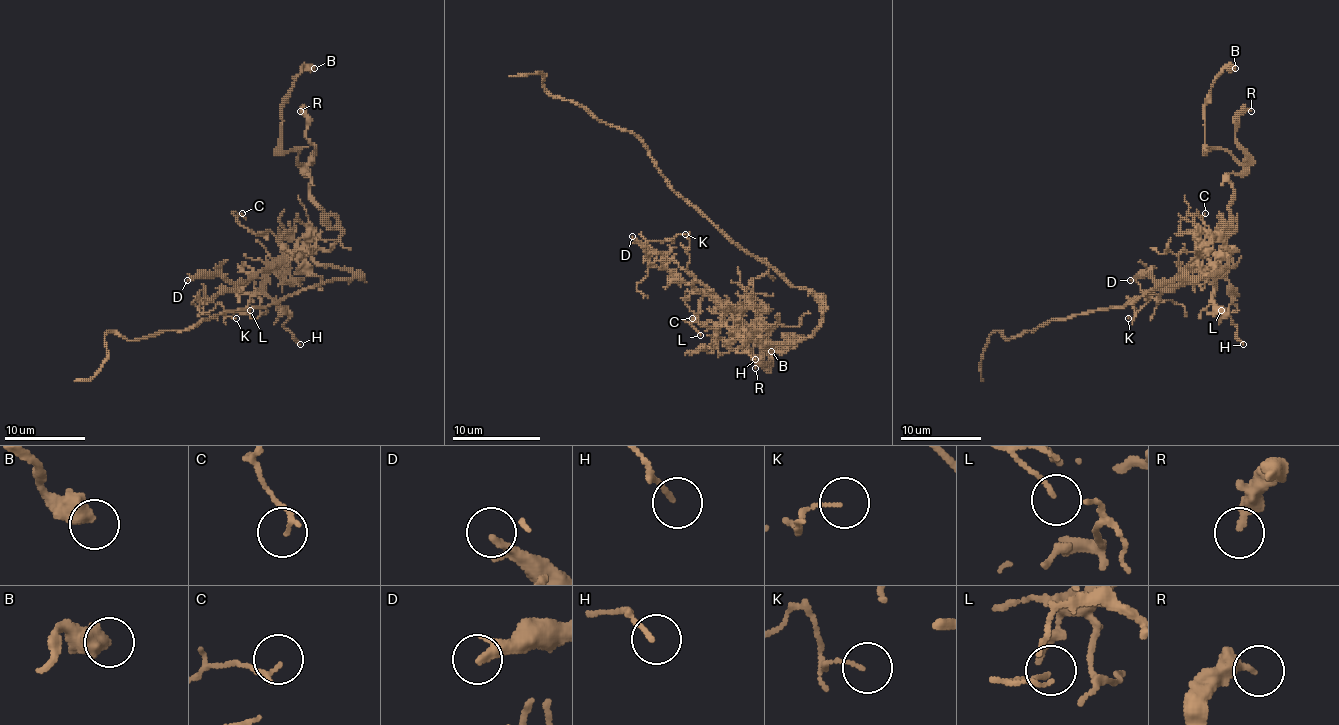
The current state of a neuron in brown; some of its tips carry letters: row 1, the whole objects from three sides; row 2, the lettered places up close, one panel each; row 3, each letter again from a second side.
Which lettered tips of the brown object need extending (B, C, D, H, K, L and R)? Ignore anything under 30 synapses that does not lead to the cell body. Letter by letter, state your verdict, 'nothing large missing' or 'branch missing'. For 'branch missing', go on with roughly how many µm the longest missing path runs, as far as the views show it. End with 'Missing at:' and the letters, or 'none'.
B: nothing large missing
C: nothing large missing
D: nothing large missing
H: nothing large missing
K: nothing large missing
L: nothing large missing
R: nothing large missing
Missing at: none

